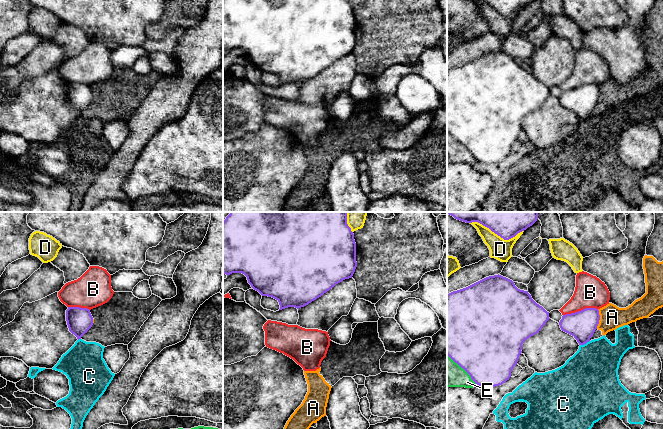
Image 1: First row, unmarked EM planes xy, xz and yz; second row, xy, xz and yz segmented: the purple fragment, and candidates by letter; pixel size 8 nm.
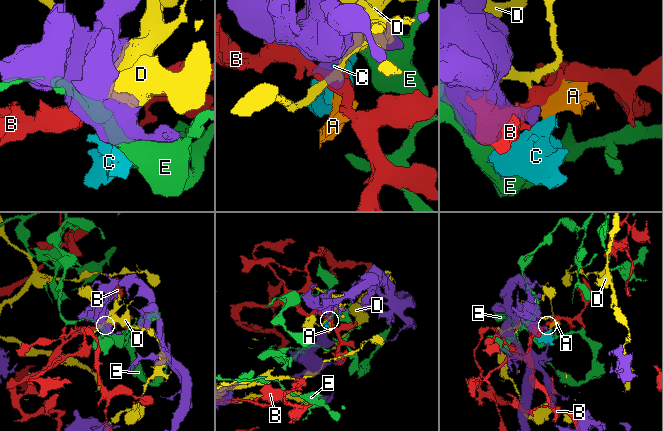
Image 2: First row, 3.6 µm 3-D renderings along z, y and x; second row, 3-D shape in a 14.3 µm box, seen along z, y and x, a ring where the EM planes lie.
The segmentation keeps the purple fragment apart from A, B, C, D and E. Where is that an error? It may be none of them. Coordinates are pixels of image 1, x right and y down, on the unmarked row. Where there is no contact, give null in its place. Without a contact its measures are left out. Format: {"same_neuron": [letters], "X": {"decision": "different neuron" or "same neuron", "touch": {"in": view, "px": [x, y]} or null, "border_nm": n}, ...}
{"same_neuron": [], "A": {"decision": "different neuron", "touch": {"in": "yz", "px": [599, 95]}, "border_nm": 160}, "B": {"decision": "different neuron", "touch": {"in": "yz", "px": [581, 86]}, "border_nm": 280}, "C": {"decision": "different neuron", "touch": {"in": "yz", "px": [584, 119]}, "border_nm": 90}, "D": {"decision": "different neuron", "touch": {"in": "yz", "px": [502, 13]}, "border_nm": 340}, "E": {"decision": "different neuron", "touch": {"in": "yz", "px": [463, 144]}, "border_nm": 360}}

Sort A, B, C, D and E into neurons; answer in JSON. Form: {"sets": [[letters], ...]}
{"sets": [["A"], ["B"], ["C"], ["D"], ["E"]]}

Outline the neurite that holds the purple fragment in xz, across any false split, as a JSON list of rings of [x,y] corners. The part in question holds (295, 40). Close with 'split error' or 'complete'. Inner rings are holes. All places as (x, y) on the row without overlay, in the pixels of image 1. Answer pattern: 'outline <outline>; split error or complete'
outline [[[223,0],[223,49],[227,52],[232,49],[244,50],[254,66],[258,67],[262,72],[272,73],[279,78],[279,86],[288,83],[299,85],[308,81],[336,60],[352,54],[356,43],[356,19],[354,10],[348,0]]]; complete

